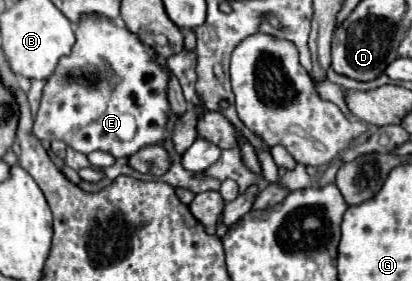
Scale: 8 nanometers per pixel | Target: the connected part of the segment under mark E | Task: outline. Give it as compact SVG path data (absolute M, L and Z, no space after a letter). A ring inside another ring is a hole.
M85 16L75 28L77 42L73 52L65 56L55 74L43 88L37 120L31 134L39 140L63 140L77 152L89 154L93 150L111 152L115 158L127 158L147 144L159 144L163 140L169 102L167 102L167 70L163 60L153 60L153 50L147 48L133 32L115 26L99 16ZM87 74L95 74L97 82L87 82Z

